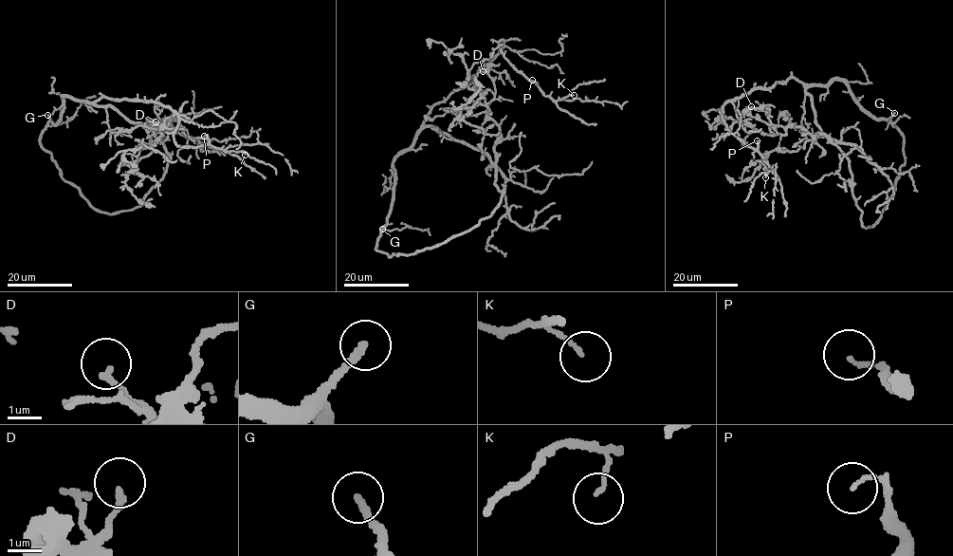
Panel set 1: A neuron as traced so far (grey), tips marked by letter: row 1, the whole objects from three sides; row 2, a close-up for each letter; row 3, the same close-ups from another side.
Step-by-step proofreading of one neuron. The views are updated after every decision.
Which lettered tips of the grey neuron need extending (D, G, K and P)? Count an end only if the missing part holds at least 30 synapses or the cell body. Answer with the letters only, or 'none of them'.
G

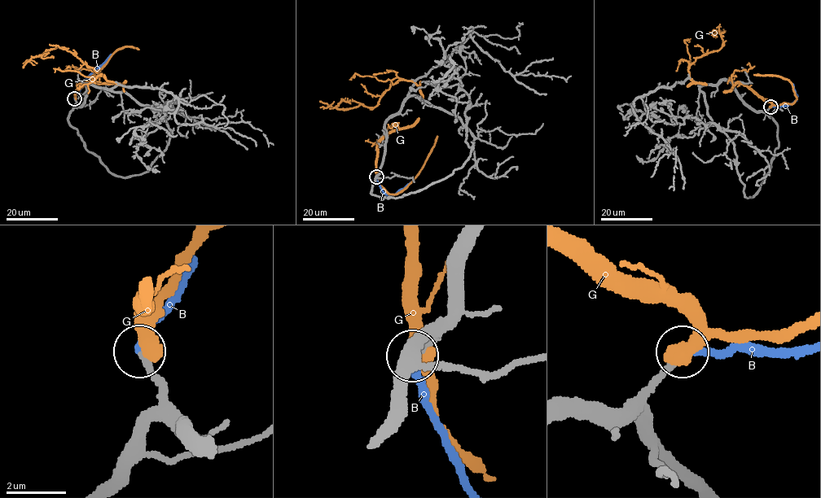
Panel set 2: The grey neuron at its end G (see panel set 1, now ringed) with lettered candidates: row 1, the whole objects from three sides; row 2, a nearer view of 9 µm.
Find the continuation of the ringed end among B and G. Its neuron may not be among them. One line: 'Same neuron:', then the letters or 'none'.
Same neuron: B

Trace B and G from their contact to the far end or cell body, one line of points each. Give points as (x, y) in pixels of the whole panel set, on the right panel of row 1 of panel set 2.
B: (770, 107), (784, 106), (796, 100), (796, 94), (792, 84)
G: (770, 107), (738, 82), (731, 91), (723, 91), (692, 80), (690, 64), (722, 44), (724, 30), (709, 33)

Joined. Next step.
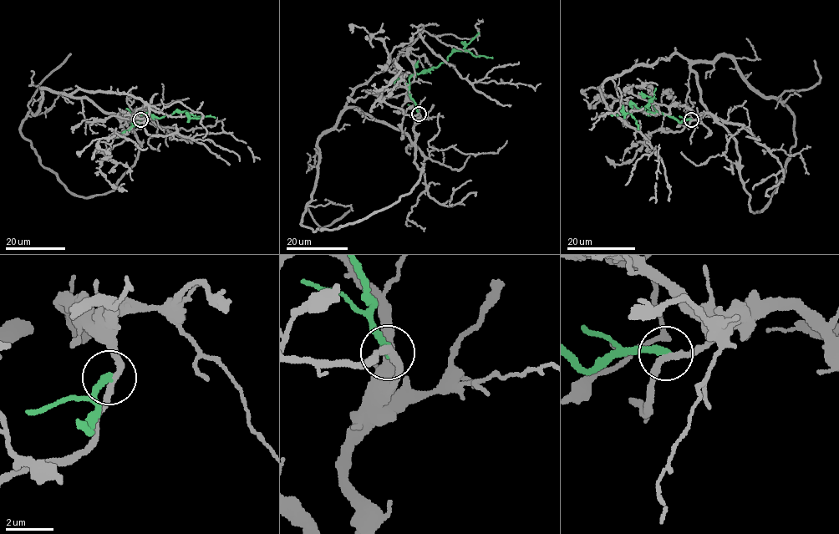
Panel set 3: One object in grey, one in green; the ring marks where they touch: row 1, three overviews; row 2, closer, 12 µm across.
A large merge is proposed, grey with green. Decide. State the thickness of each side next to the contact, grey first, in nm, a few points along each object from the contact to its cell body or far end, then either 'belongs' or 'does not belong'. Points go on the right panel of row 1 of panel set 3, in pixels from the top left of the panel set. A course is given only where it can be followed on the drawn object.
260 nm thick on the grey side, 280 nm on the other; grey runs (691, 119), (734, 140), (755, 212), (782, 178), (793, 112), (674, 53), (600, 89), (657, 151), (649, 200); green runs (691, 119), (678, 122), (662, 114), (654, 108), (652, 99), (644, 109), (632, 105), (631, 114), (638, 129); does not belong

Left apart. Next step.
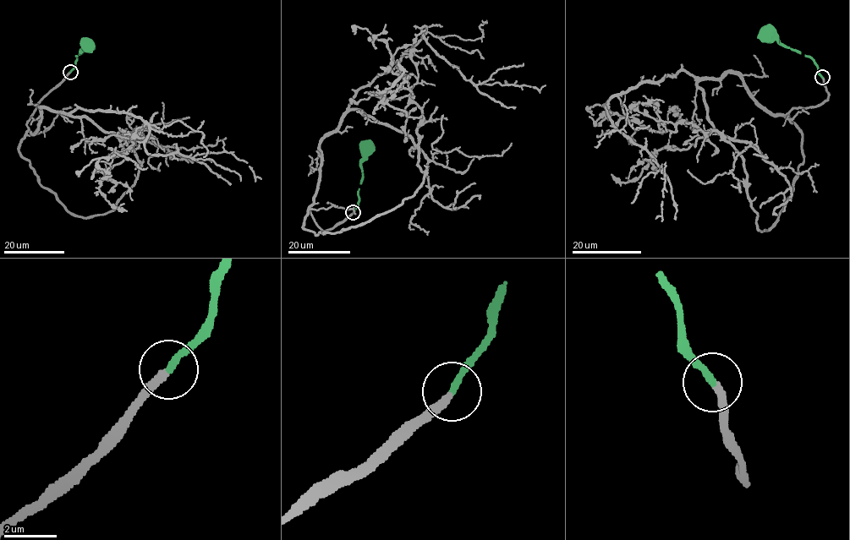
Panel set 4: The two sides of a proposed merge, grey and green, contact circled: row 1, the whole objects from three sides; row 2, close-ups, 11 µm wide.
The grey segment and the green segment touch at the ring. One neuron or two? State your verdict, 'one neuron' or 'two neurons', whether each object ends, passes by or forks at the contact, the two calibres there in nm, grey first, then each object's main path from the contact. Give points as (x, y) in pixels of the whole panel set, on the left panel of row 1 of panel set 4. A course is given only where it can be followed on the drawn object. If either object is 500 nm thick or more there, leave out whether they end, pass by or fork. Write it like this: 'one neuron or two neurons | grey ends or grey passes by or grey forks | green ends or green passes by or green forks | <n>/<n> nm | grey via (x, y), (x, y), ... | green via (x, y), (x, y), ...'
one neuron | grey ends | green ends | 280/260 nm | grey via (70, 72), (41, 100), (19, 146), (69, 213), (115, 208), (139, 172), (140, 130), (123, 154), (78, 176) | green via (70, 72), (75, 66), (76, 56), (86, 45)

